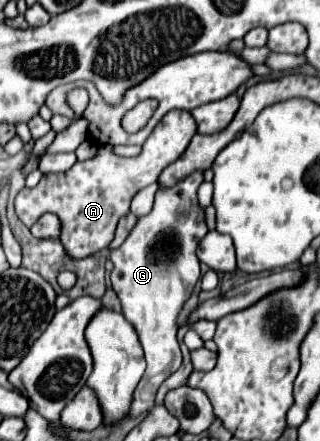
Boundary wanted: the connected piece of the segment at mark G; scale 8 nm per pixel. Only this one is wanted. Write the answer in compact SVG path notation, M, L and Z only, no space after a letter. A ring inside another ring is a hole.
M193 172L171 188L159 186L153 210L137 218L137 224L125 242L111 252L113 272L111 284L121 300L123 316L137 330L139 342L147 356L147 370L135 390L129 416L139 416L153 408L155 394L161 382L181 366L181 350L177 342L177 316L185 300L191 296L199 280L199 260L195 248L207 234L205 210L199 206L197 188L203 182L203 172Z

